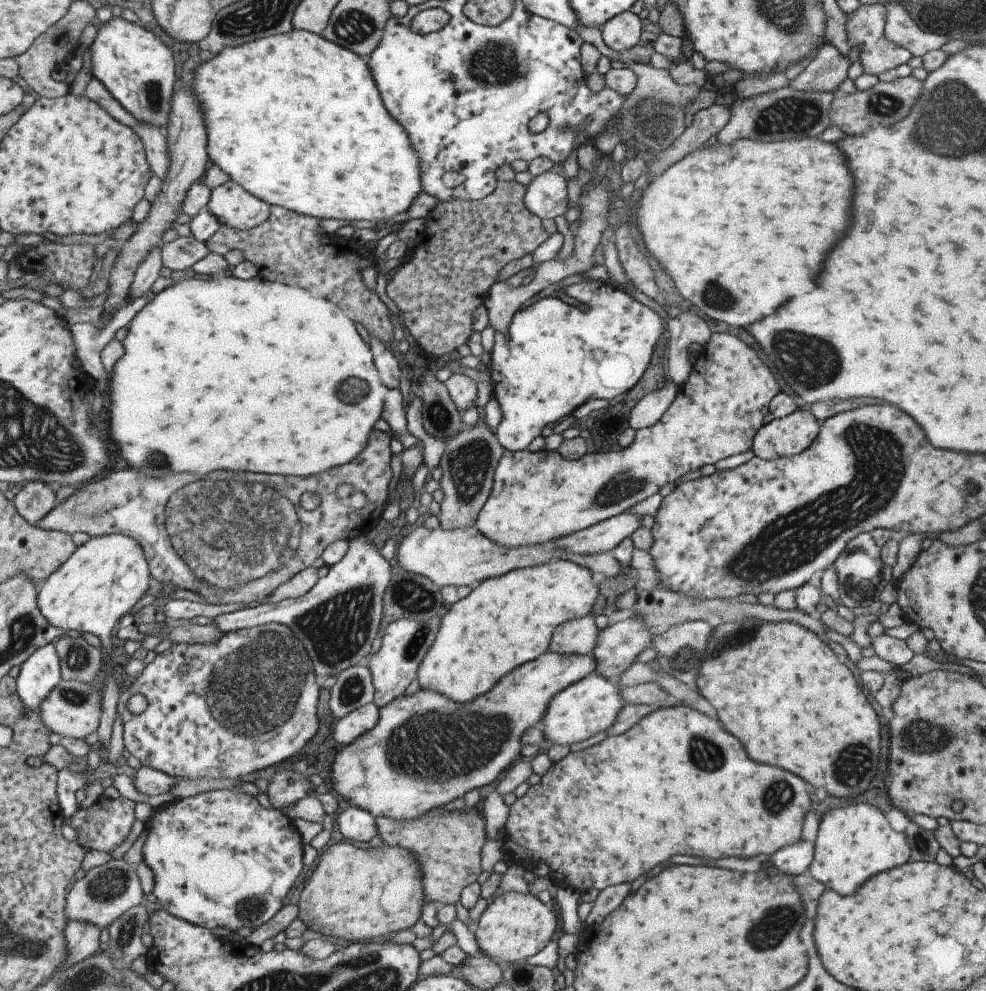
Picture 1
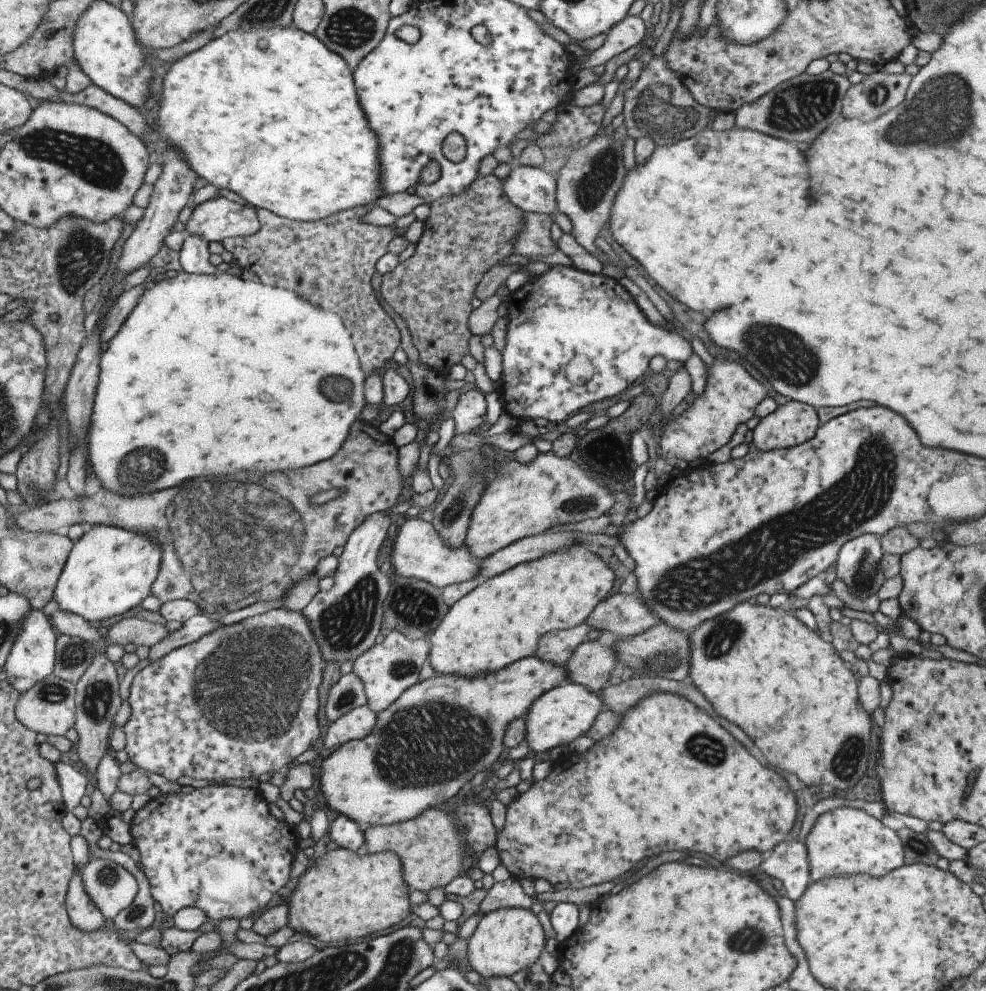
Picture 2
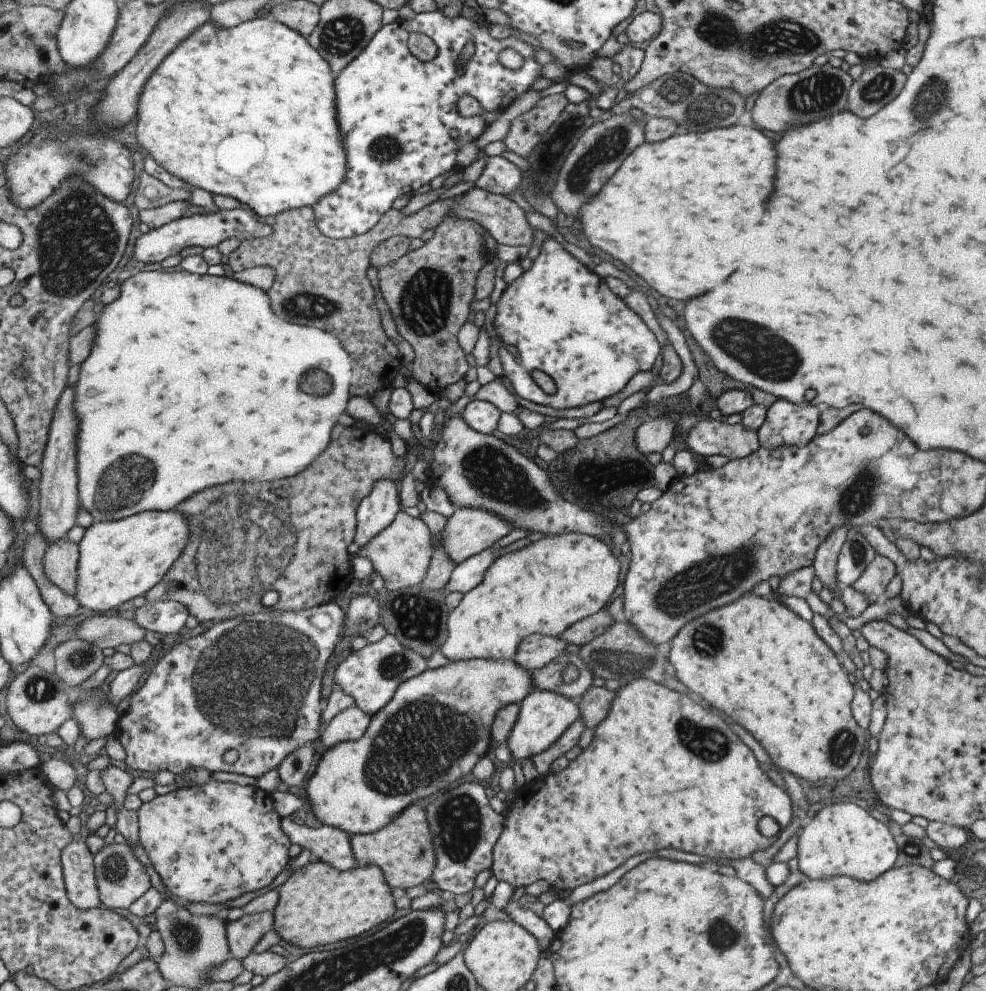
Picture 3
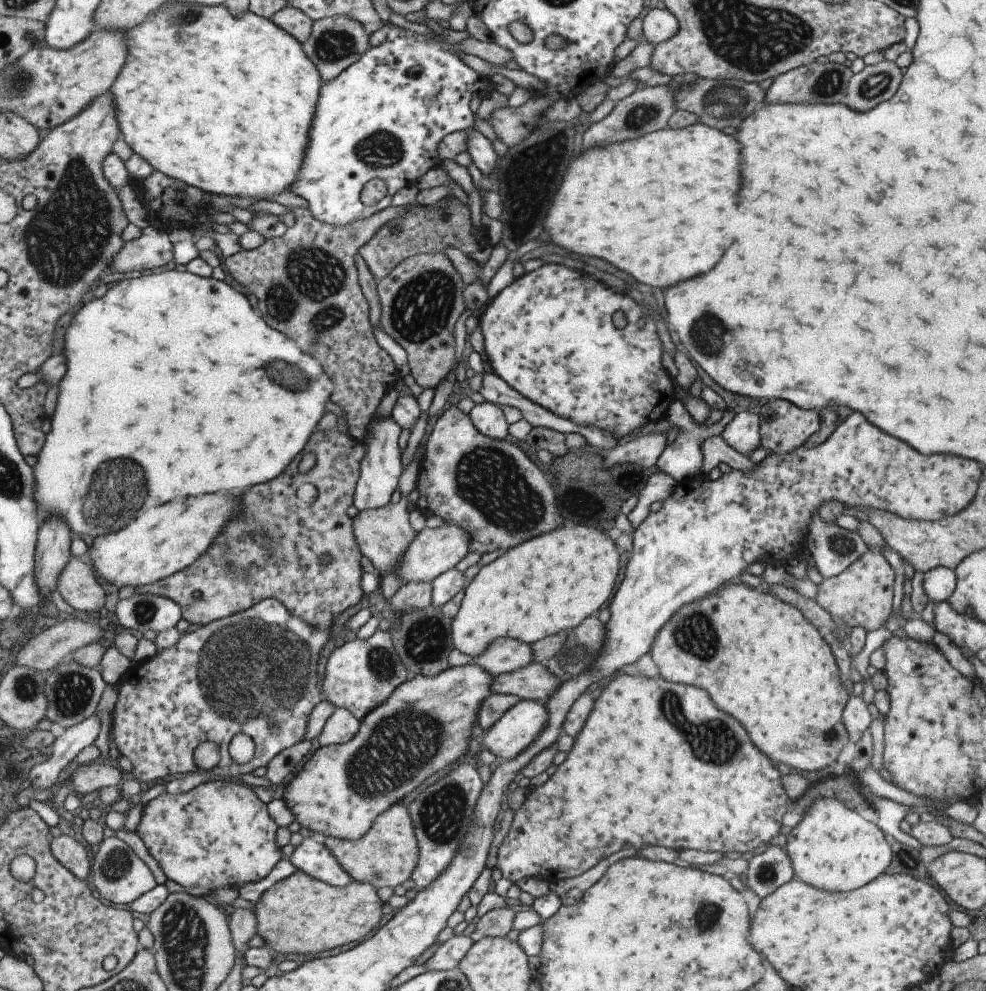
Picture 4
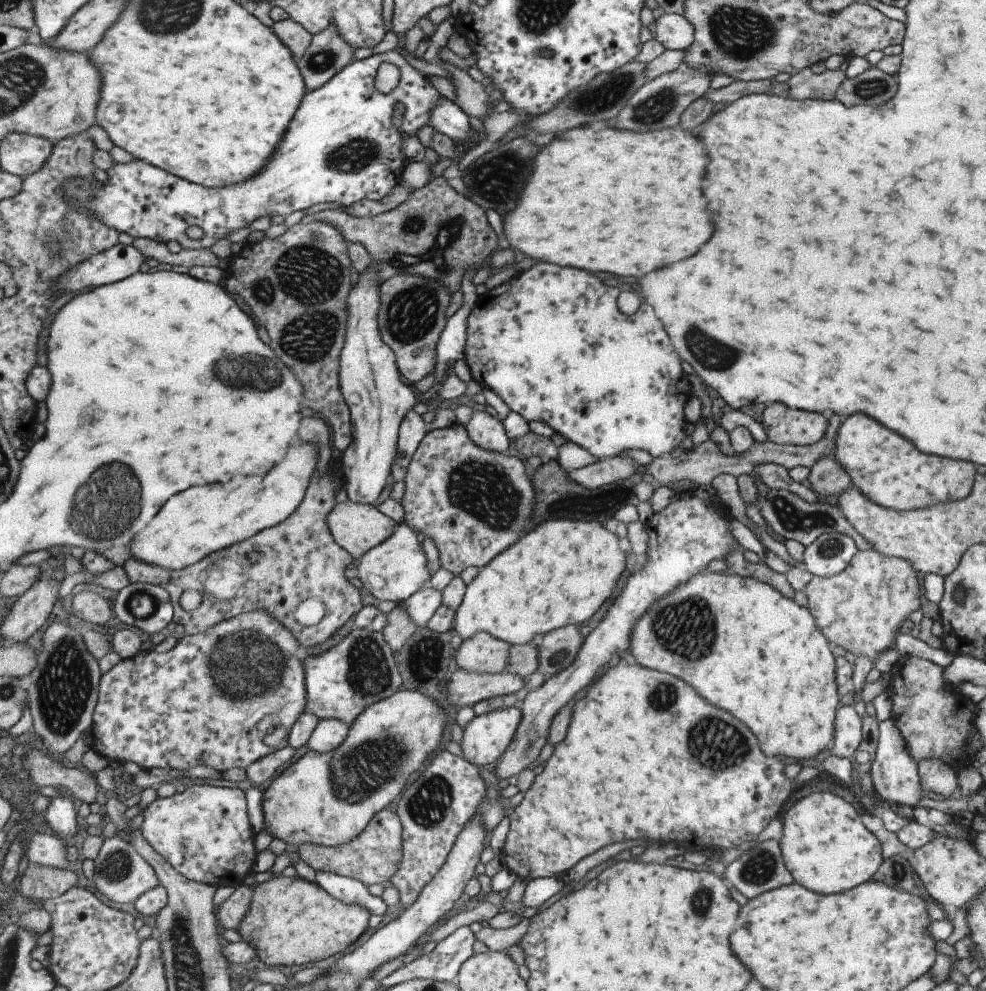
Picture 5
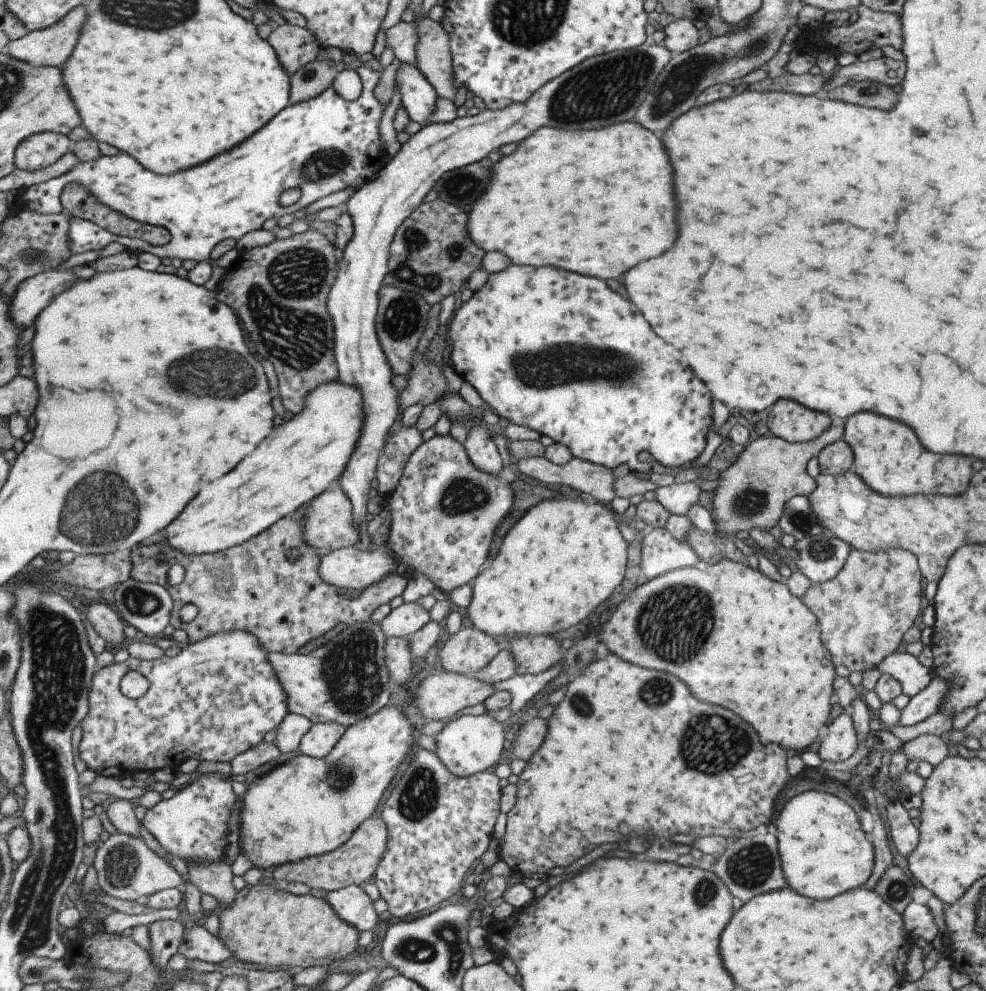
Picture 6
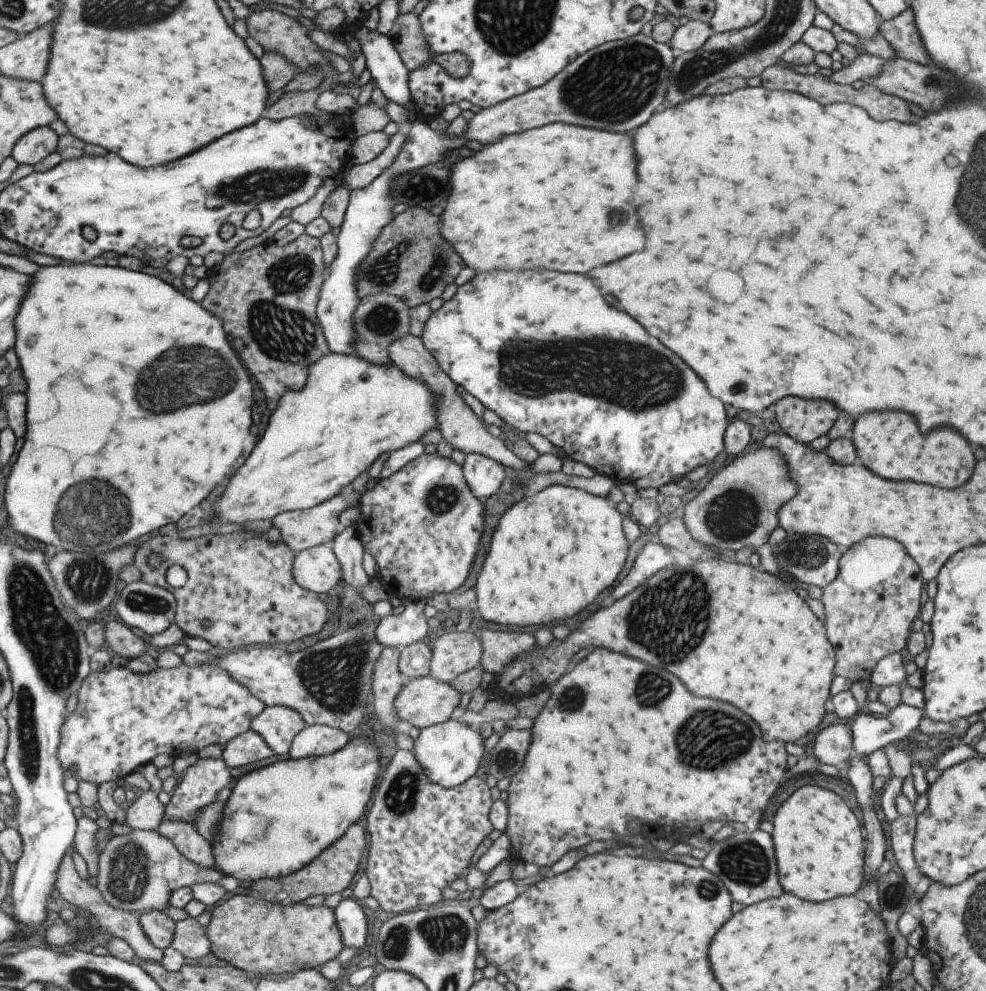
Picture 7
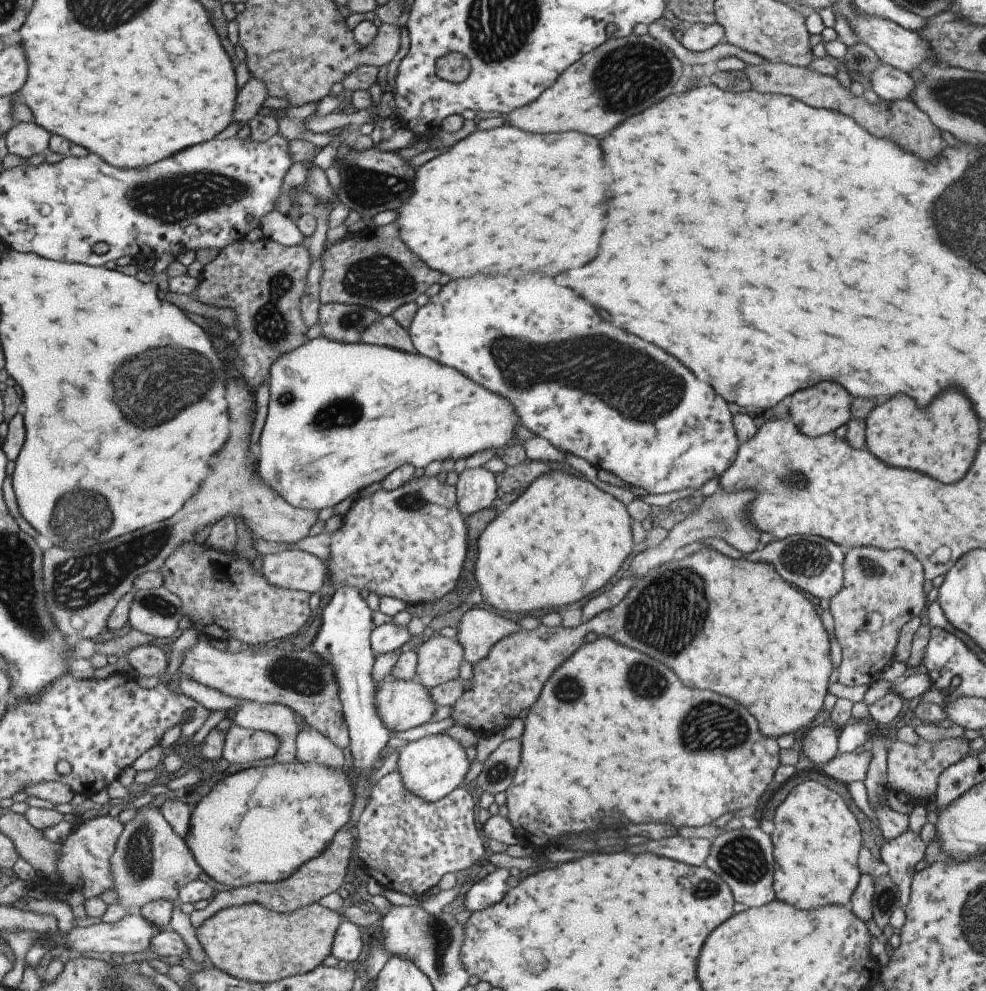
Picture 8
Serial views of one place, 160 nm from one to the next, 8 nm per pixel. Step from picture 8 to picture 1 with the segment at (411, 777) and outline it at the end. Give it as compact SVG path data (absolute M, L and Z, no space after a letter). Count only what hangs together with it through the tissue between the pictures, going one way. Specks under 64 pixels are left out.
M591 672L581 680L556 692L546 704L545 712L538 723L544 739L549 740L553 745L570 745L584 741L598 732L605 732L623 704L618 693L620 688L618 681L608 681Z

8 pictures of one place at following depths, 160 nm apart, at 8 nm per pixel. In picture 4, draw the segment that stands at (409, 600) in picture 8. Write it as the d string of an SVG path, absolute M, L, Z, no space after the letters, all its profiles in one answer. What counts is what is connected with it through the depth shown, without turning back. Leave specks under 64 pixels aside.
M452 405L433 424L425 450L418 462L415 489L419 494L411 507L426 517L437 514L444 523L465 531L469 537L468 552L493 552L507 550L537 534L549 532L561 524L554 505L551 484L543 478L539 468L513 443L492 439L475 430L468 415Z

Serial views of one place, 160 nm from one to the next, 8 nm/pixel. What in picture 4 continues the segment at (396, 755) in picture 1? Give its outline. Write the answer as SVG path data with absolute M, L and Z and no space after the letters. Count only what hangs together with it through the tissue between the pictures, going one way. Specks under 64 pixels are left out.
M464 665L462 667L451 667L439 675L433 678L425 678L421 675L415 675L407 680L403 681L385 700L382 700L378 706L374 706L369 709L369 712L365 713L365 716L359 720L361 724L358 726L356 735L347 742L338 745L325 745L316 749L312 756L309 756L309 760L303 762L303 766L300 766L298 773L289 781L284 787L281 800L285 803L285 806L289 809L292 815L292 820L295 820L299 826L312 830L315 833L319 833L324 837L331 837L332 839L341 839L354 841L361 838L371 826L376 816L379 816L383 811L386 811L391 804L397 804L403 796L411 794L425 778L433 776L437 770L449 766L451 762L457 762L461 754L465 753L469 748L473 747L473 742L470 740L471 722L476 719L475 712L478 711L480 702L491 692L488 689L492 678L482 668L475 665Z

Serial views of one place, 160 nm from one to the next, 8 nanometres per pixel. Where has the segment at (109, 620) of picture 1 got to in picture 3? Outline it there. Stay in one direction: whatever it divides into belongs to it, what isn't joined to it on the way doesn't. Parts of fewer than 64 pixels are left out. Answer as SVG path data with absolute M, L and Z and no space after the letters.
M179 511L140 512L118 521L93 521L84 530L83 538L78 542L78 565L76 566L76 591L73 598L77 600L80 611L107 612L136 596L143 596L152 586L164 579L164 574L173 561L182 553L190 537L188 518Z

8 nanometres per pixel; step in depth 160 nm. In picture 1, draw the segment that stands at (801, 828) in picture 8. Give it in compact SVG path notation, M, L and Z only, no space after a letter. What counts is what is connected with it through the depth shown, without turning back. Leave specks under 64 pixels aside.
M851 804L829 810L819 821L818 828L812 842L812 861L806 874L841 896L855 892L857 886L873 874L909 861L910 848L906 836L903 832L893 831L873 806Z

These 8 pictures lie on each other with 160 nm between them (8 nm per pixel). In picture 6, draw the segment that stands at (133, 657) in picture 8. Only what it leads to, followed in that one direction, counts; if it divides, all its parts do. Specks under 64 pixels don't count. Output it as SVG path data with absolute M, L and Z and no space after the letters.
M96 602L87 603L81 610L84 620L91 623L93 630L107 644L119 644L125 638L125 622L110 607Z

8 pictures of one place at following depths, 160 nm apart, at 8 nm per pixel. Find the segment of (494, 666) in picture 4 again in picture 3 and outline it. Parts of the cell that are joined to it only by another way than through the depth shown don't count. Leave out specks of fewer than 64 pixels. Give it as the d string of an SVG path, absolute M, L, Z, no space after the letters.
M529 636L529 638L521 640L509 660L512 660L516 665L520 665L526 671L538 669L545 666L557 655L561 655L566 645L558 636Z

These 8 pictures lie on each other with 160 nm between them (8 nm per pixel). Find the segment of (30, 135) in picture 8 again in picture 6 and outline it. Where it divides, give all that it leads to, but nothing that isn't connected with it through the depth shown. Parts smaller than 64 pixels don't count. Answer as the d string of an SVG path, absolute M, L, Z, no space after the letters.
M54 132L28 136L16 148L17 168L28 171L45 168L68 152L70 143L65 135Z

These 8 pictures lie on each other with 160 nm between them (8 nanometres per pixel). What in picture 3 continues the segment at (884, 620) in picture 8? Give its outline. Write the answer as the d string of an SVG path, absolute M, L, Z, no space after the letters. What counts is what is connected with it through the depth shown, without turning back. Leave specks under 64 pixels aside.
M875 555L863 569L863 572L849 587L862 594L869 605L884 598L885 588L895 574L894 564L888 558Z

